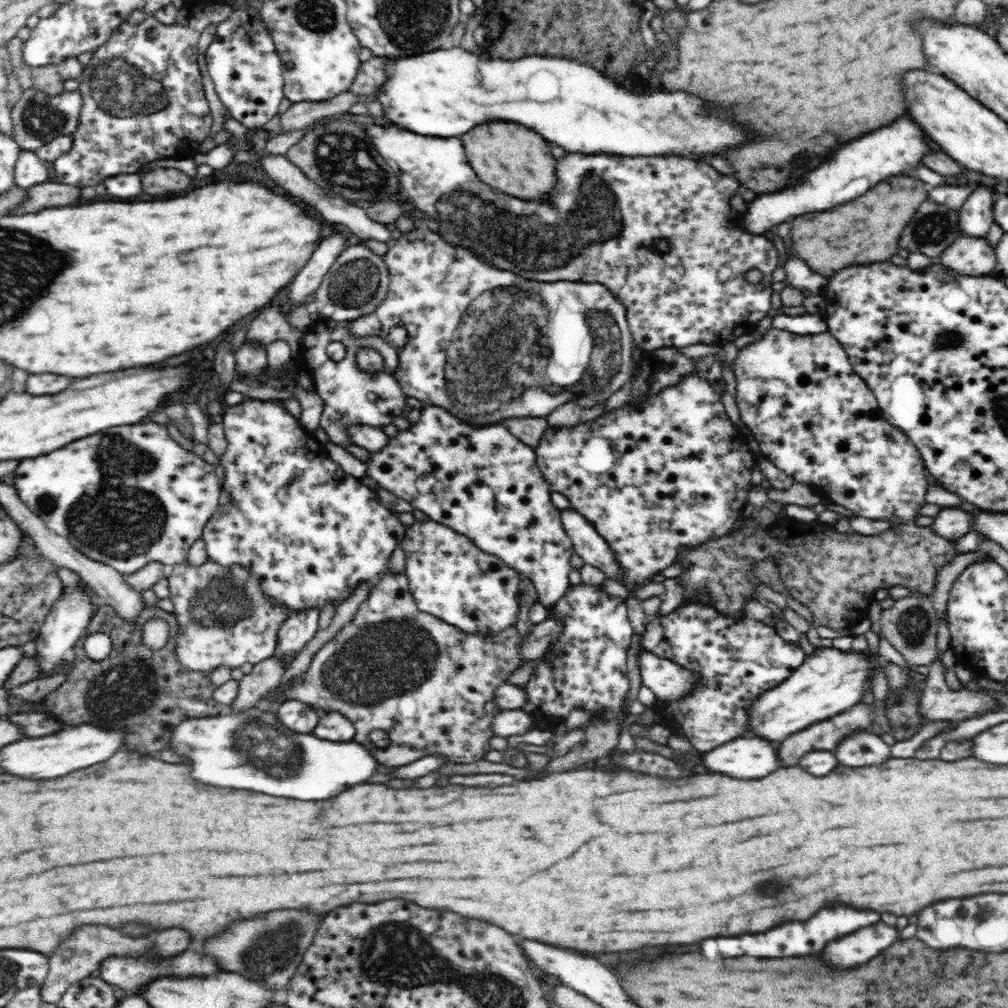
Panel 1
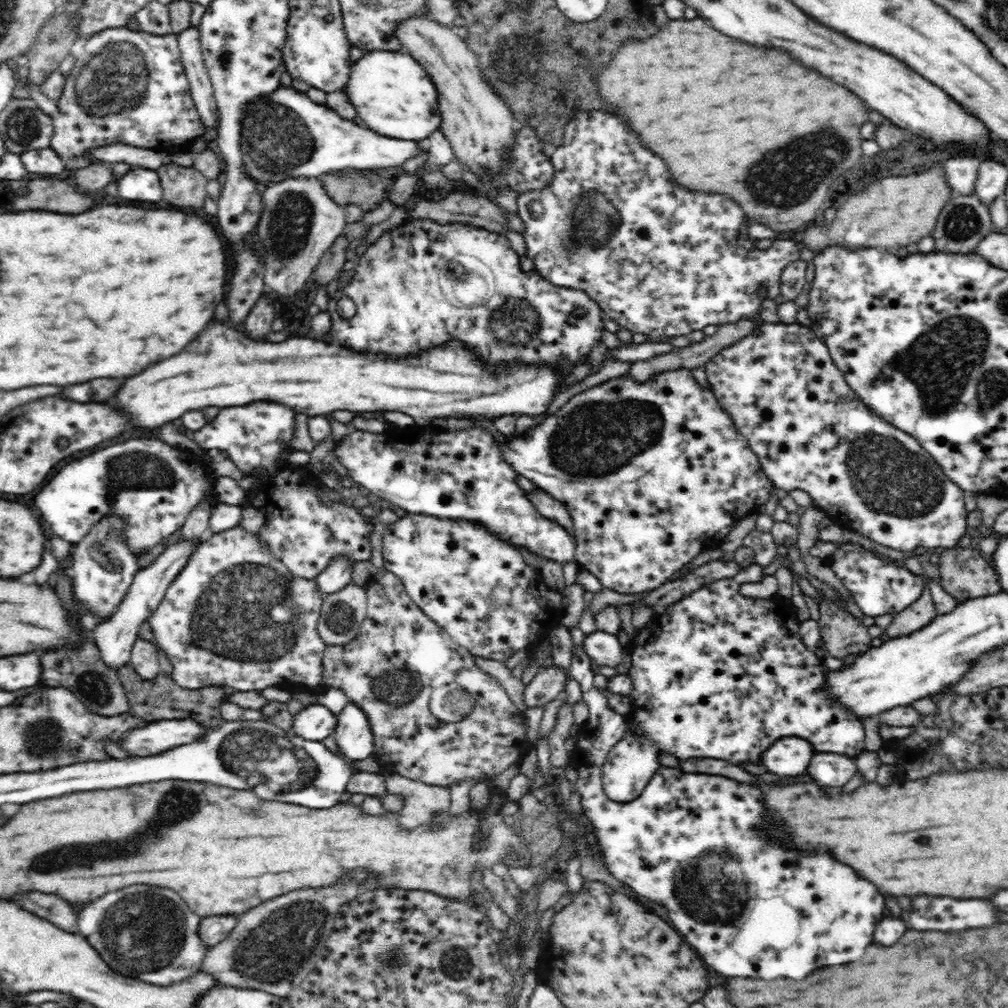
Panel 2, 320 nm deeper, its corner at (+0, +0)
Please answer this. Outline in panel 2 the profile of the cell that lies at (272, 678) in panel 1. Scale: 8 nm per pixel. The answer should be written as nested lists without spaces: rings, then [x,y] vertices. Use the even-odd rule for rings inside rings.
[[[348,584],[322,600],[316,630],[328,646],[350,643],[367,616],[365,587]]]

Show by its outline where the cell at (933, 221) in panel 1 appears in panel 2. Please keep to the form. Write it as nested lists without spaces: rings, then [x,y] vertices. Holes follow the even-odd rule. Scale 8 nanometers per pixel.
[[[956,191],[950,194],[950,200],[942,208],[942,216],[938,218],[936,232],[934,232],[934,251],[944,251],[945,253],[970,254],[975,252],[978,242],[988,236],[989,233],[999,232],[995,230],[994,223],[990,219],[990,209],[976,193],[970,195],[960,195]]]

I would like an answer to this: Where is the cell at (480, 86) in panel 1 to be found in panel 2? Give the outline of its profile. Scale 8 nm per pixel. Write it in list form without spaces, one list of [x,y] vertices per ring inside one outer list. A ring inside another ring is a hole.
[[[370,52],[362,56],[344,92],[364,124],[384,137],[420,142],[443,124],[438,88],[426,67],[410,53]]]

